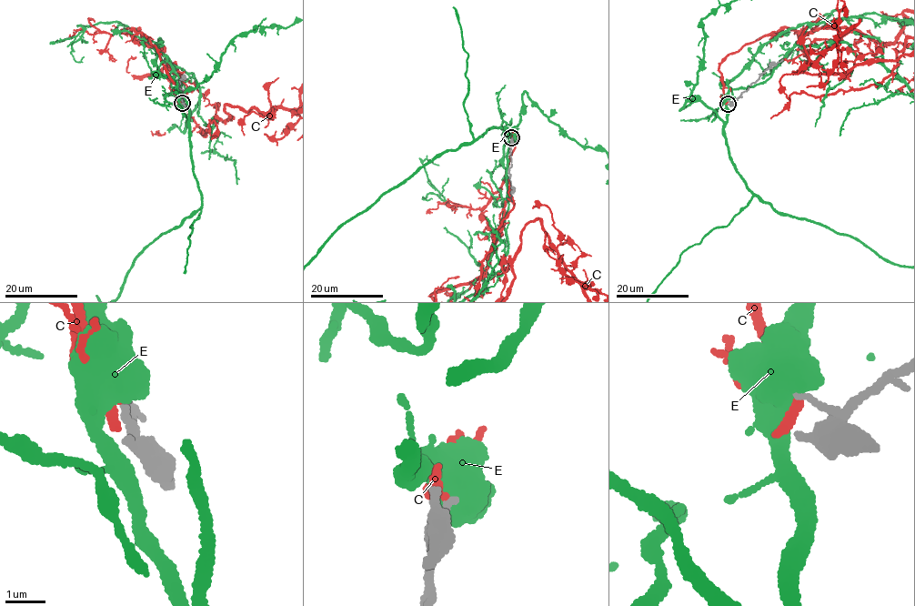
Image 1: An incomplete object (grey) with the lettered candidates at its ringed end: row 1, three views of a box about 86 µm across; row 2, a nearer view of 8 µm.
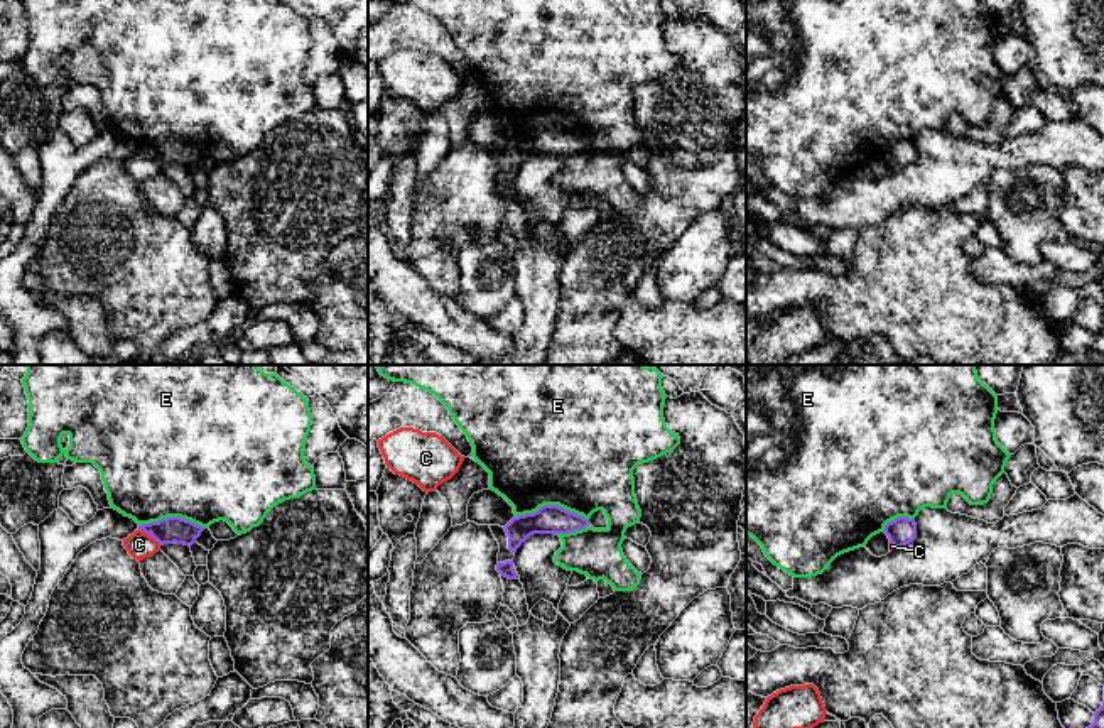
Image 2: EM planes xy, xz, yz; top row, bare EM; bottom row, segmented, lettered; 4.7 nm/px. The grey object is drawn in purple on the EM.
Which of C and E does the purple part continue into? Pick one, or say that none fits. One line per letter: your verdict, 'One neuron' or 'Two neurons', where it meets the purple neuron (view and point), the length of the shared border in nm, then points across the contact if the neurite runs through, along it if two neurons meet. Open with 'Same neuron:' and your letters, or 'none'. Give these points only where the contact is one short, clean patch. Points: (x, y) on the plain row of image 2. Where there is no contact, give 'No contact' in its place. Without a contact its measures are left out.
Same neuron: none
C: Two neurons. Touches purple at xy (151, 157). Shared border 140 nm. Boundary: xy (139, 149), (161, 166)
E: Two neurons. Touches purple at xz (552, 127). Shared border 360 nm. Boundary: xz (515, 137), (535, 134), (544, 127), (561, 127), (588, 142)

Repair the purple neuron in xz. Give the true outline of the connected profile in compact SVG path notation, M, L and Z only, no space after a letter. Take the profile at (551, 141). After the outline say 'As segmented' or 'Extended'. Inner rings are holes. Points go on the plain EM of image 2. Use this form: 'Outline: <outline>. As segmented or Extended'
Outline: M544 127L533 135L513 139L503 150L508 171L517 171L533 155L569 155L586 150L589 142L559 127Z. As segmented

